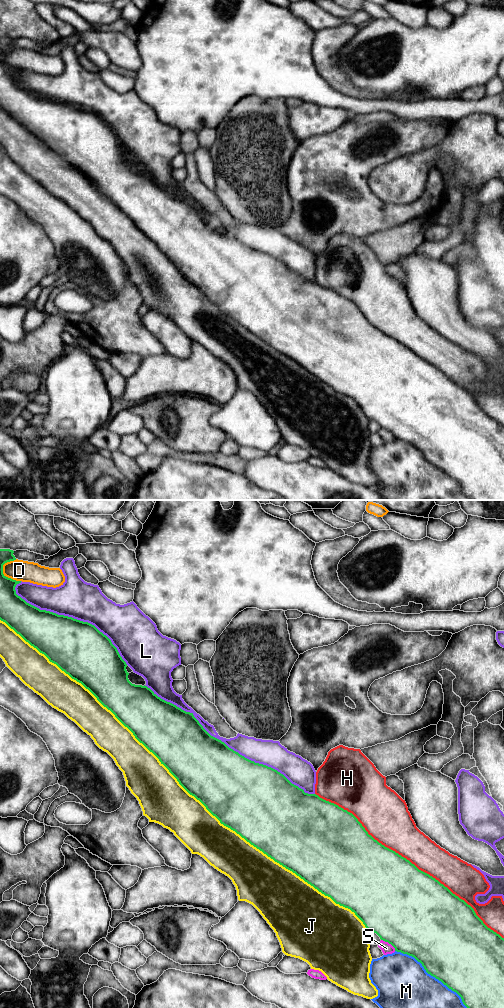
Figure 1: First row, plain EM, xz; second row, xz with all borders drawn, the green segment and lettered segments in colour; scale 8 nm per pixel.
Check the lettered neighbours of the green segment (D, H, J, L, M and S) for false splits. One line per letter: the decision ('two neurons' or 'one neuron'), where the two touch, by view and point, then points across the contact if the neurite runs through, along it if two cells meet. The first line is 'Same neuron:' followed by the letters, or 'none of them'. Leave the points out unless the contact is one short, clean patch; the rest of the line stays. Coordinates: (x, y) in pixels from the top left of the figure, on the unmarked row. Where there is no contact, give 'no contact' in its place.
Same neuron: none of them
D: two neurons; meets green in xz at (5, 64)
H: two neurons; meets green in xz at (408, 348)
J: two neurons; meets green in xz at (184, 276)
L: two neurons; meets green in xz at (227, 234)
M: two neurons; meets green in xz at (434, 464)
S: two neurons; meets green in xz at (389, 431)

